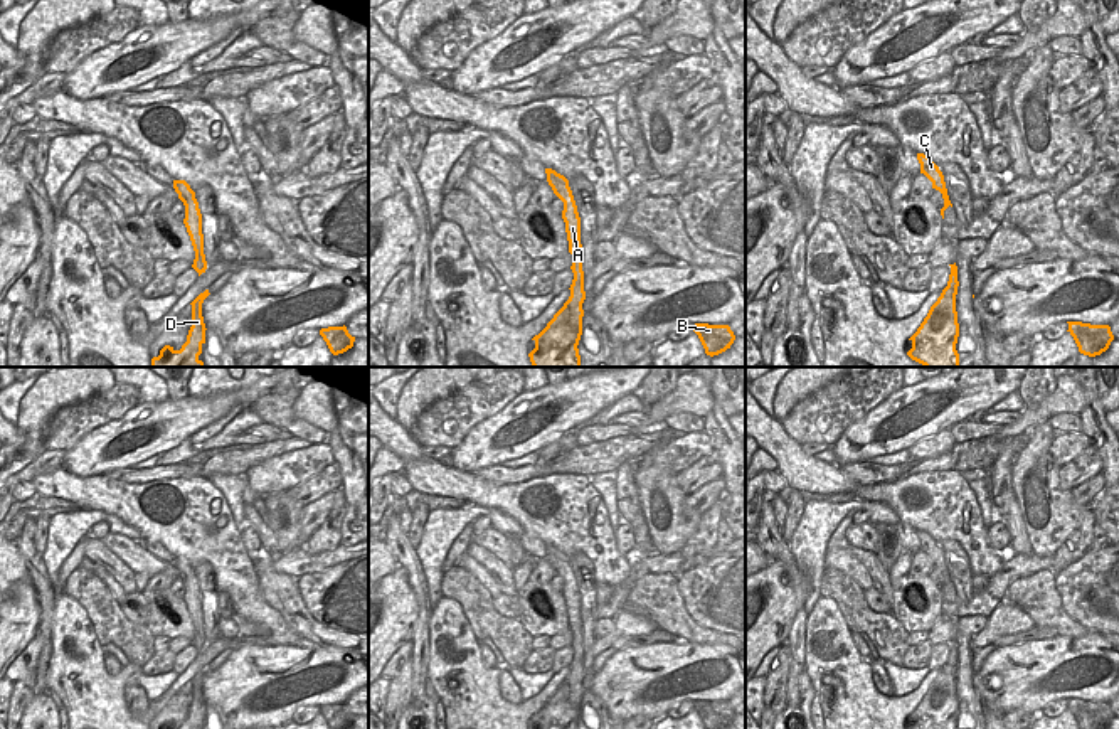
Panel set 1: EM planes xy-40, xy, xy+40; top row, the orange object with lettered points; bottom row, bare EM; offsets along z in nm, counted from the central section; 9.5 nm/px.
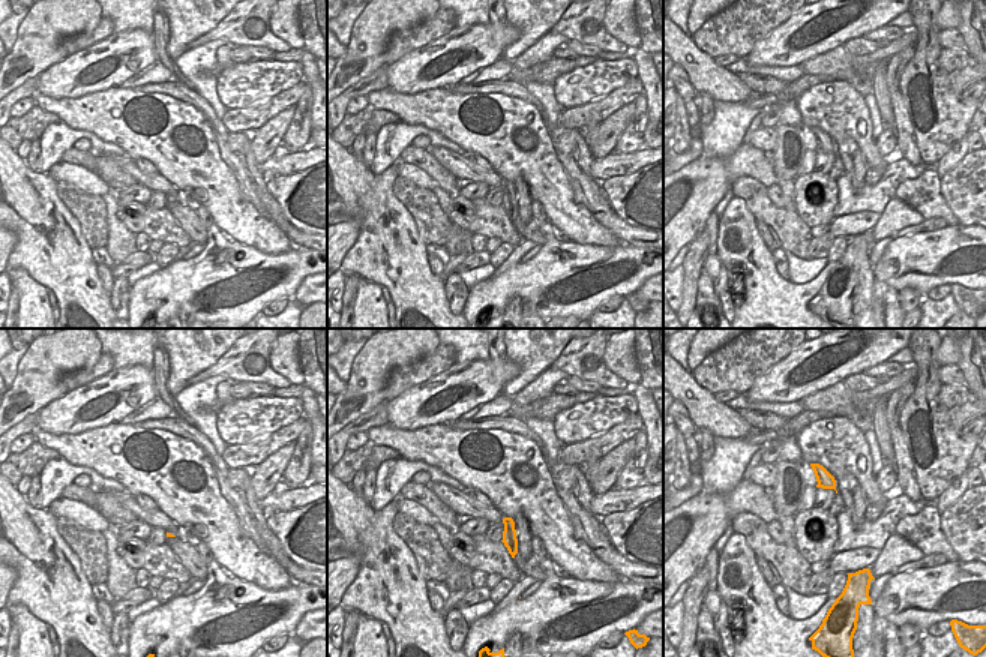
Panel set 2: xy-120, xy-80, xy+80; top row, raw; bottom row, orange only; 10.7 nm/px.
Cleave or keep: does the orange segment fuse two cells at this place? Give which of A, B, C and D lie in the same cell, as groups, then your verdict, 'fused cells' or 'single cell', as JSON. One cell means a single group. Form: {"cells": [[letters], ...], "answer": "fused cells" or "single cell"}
{"cells": [["A", "C"], ["B", "D"]], "answer": "fused cells"}

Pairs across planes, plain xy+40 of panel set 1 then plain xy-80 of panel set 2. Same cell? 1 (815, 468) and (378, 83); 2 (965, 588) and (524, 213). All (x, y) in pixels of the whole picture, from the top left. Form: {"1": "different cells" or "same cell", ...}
{"1": "different cells", "2": "same cell"}

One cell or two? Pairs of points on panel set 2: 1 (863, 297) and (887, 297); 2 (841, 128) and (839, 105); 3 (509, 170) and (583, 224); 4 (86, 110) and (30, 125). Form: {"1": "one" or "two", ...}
{"1": "two", "2": "one", "3": "one", "4": "two"}

